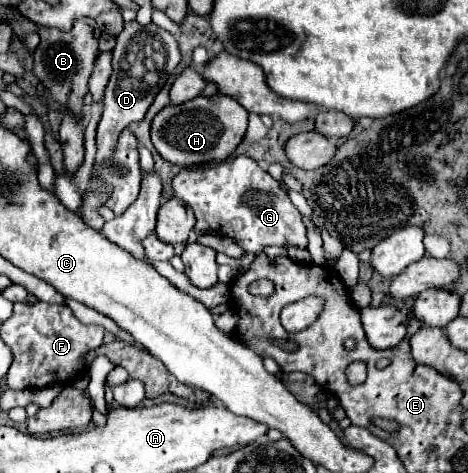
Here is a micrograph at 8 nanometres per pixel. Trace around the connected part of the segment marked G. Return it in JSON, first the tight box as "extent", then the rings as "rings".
{"extent":[173,155,307,253],"rings":[[[239,155],[229,161],[221,161],[215,167],[181,169],[173,179],[173,195],[193,209],[197,219],[195,231],[231,237],[247,253],[261,253],[263,247],[267,245],[307,247],[307,227],[303,223],[299,209],[289,201],[289,195],[281,189],[281,183],[275,181],[267,171],[259,169],[259,165],[245,155]]]}

